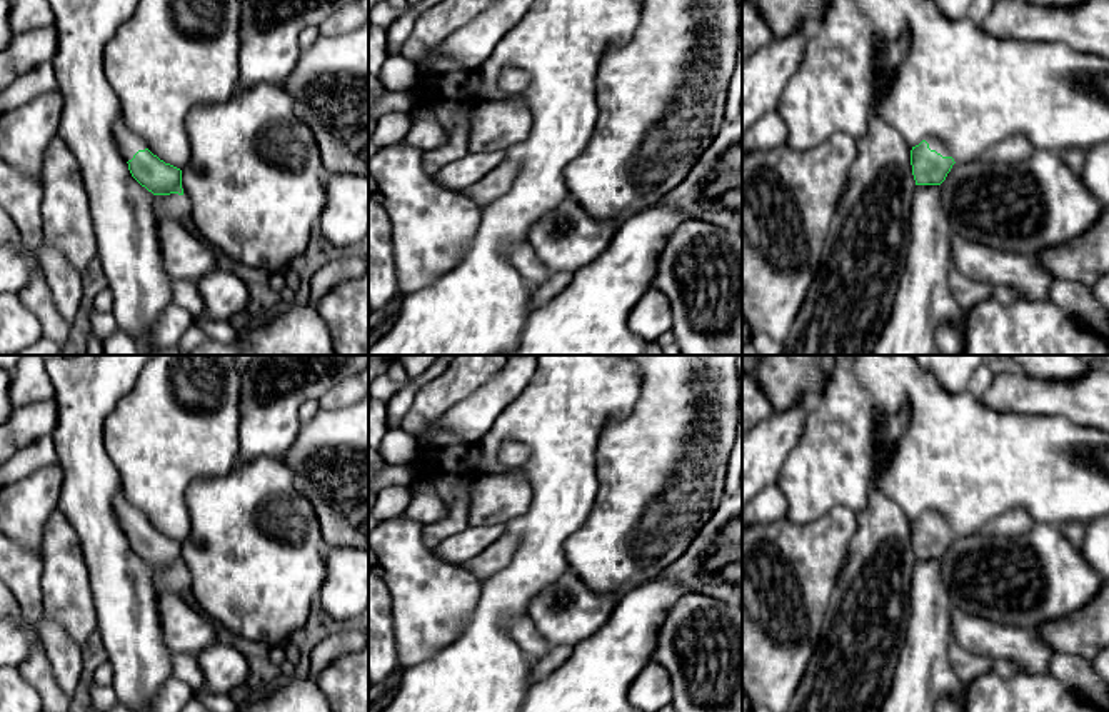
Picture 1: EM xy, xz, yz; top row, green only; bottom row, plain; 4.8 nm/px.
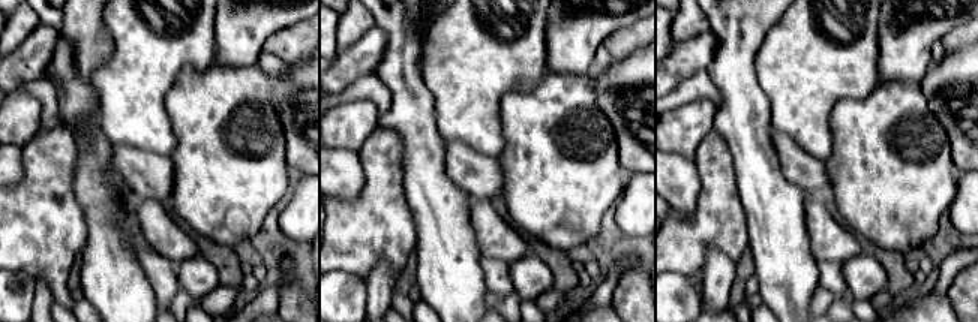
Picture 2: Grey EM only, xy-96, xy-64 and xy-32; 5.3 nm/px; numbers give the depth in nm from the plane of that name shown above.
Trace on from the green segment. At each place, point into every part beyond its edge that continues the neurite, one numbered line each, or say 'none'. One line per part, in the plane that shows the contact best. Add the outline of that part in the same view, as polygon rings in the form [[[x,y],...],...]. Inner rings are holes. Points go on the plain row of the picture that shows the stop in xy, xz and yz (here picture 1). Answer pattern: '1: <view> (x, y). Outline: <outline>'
1: yz (934, 517). Outline: [[[926,512],[926,515],[929,517],[931,524],[936,524],[937,527],[941,527],[942,530],[951,530],[946,517],[942,514],[937,512]]]

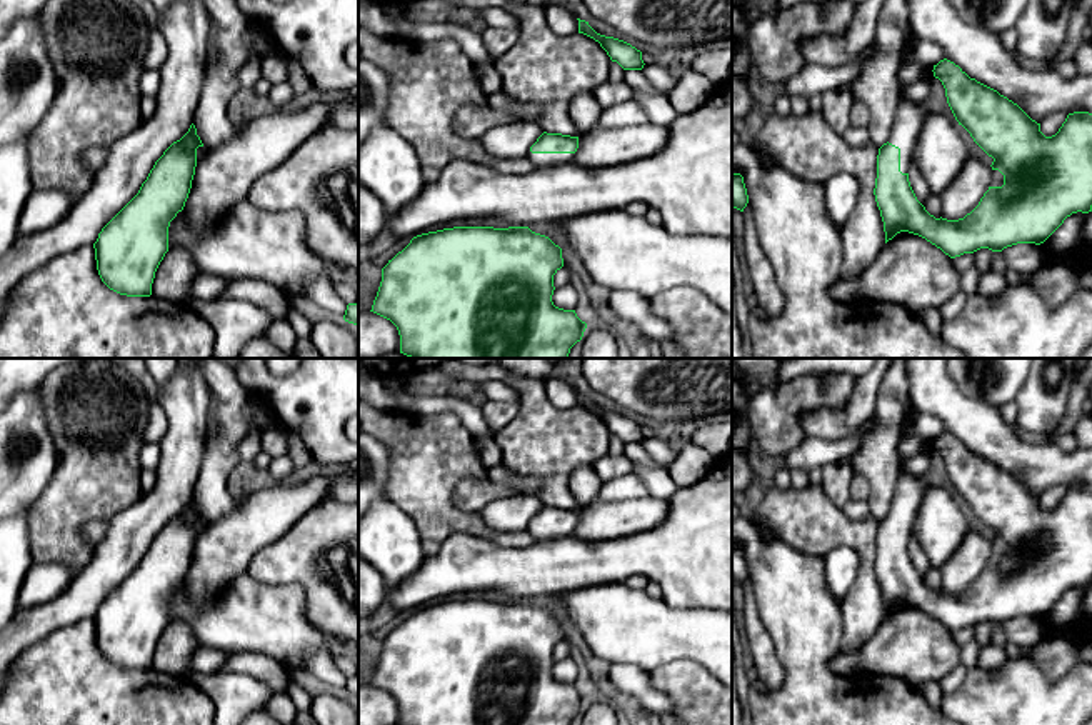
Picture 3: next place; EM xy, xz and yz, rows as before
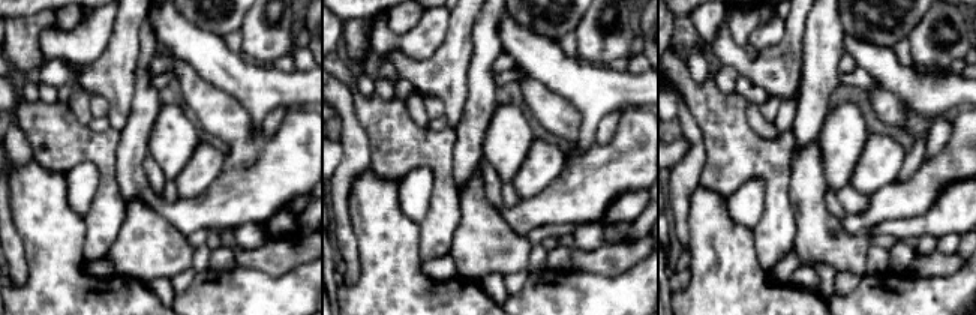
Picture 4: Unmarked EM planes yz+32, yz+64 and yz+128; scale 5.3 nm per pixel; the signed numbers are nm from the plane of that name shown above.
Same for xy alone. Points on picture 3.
none

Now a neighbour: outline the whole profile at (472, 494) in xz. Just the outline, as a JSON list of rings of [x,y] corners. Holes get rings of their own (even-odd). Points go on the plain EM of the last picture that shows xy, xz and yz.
[[[465,478],[453,492],[453,505],[465,512],[480,512],[492,500],[510,498],[518,493],[515,488],[485,478]]]

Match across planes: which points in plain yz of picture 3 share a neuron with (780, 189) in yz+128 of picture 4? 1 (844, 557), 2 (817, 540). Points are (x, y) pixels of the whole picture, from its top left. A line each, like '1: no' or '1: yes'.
1: no
2: yes

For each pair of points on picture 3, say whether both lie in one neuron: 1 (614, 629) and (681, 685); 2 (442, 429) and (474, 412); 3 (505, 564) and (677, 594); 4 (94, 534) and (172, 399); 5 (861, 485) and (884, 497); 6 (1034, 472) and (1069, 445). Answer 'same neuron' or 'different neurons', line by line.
1: different neurons
2: different neurons
3: same neuron
4: different neurons
5: different neurons
6: different neurons

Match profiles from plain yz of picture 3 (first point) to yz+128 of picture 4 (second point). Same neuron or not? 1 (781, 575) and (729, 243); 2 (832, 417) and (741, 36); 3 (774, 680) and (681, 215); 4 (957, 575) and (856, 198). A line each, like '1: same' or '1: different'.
1: same
2: different
3: same
4: different

